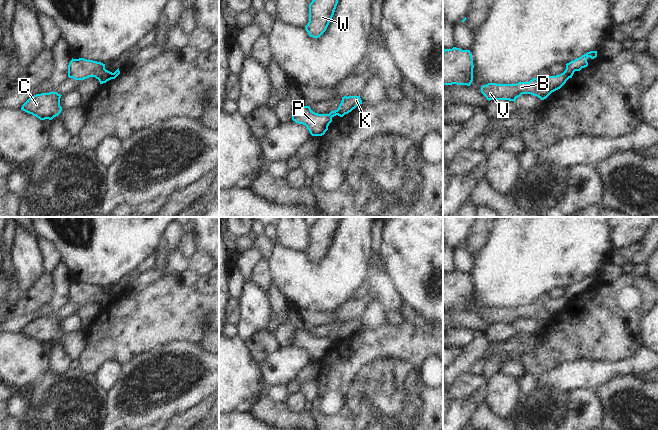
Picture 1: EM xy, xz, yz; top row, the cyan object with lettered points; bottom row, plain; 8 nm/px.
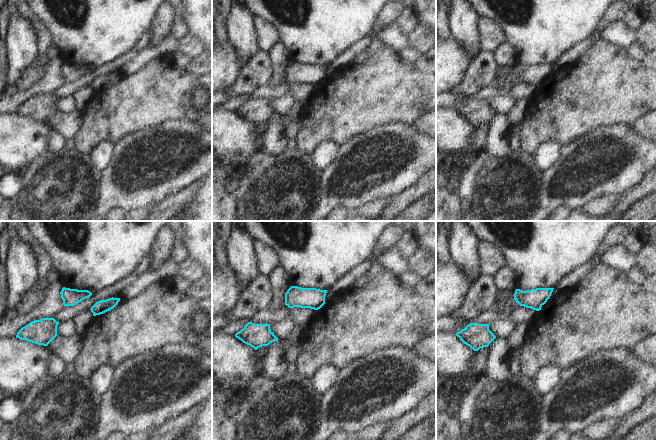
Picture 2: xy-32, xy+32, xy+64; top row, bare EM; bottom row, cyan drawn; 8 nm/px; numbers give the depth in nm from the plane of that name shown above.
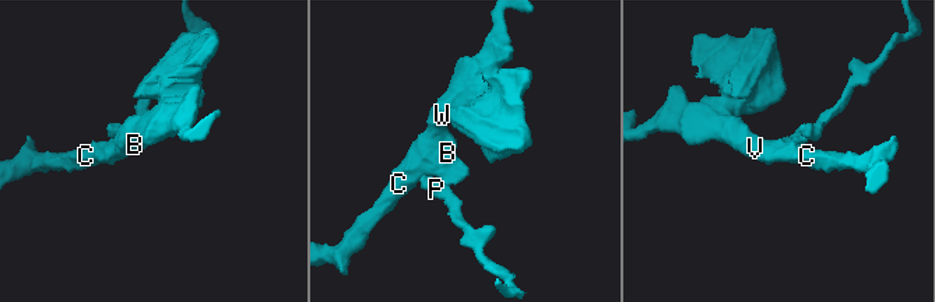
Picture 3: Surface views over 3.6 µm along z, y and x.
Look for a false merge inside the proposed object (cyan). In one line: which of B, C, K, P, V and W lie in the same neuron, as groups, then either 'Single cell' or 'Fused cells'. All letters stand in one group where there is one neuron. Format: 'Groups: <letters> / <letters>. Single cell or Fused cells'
Groups: B C K V W / P. Fused cells.

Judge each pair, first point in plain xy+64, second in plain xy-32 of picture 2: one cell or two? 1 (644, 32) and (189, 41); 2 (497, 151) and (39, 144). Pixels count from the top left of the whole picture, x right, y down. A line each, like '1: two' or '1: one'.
1: one
2: two

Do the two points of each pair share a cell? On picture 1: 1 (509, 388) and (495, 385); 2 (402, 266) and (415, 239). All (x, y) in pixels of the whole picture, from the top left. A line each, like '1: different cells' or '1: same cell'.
1: same cell
2: same cell

